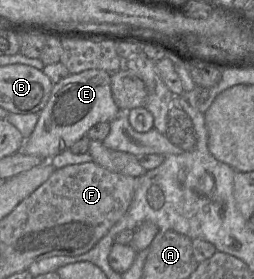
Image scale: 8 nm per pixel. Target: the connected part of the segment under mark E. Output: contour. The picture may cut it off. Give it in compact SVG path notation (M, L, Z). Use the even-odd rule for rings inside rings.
M88 69L70 74L53 84L45 107L39 112L39 119L21 151L49 160L69 149L77 140L85 136L97 123L111 122L120 109L113 100L110 87L110 73L100 69Z

